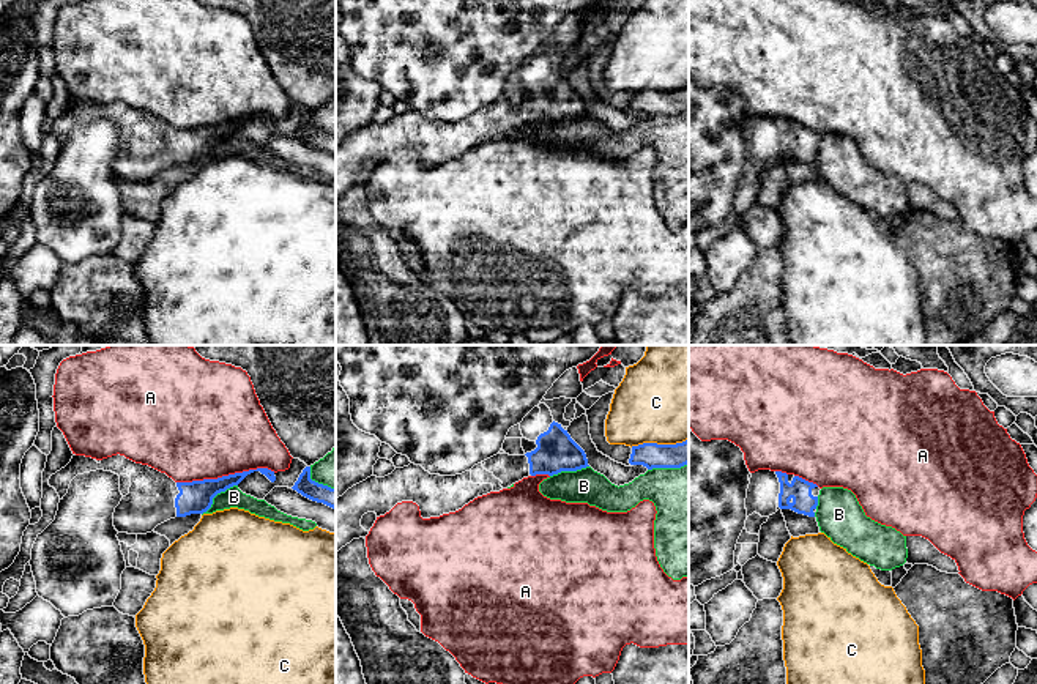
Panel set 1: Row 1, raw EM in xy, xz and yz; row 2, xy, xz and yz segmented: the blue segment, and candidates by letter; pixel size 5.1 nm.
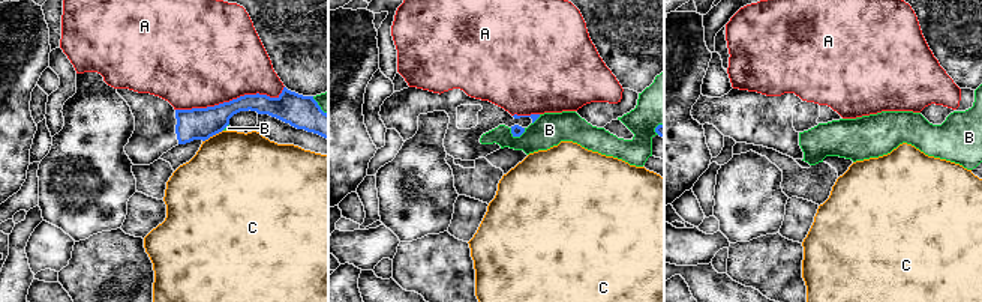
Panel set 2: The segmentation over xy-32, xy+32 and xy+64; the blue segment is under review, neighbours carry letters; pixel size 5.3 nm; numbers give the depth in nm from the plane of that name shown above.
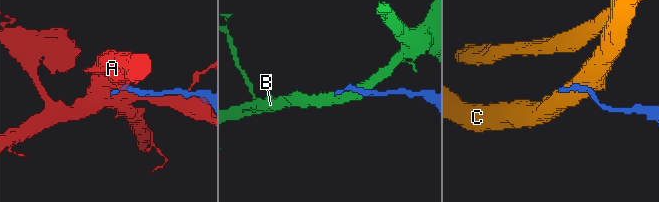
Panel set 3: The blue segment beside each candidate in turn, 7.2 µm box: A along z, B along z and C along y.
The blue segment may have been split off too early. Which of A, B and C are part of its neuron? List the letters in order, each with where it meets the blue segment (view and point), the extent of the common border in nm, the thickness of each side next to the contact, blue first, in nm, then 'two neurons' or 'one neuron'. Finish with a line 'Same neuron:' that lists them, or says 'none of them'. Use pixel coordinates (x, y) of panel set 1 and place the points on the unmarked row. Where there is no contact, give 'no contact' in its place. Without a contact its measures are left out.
A: meets blue in xy at (226, 123); contact 500 nm long; 170 nm thick on the blue side, 480 nm on the other; two neurons
B: meets blue in xy at (216, 141); contact 240 nm long; 170 nm thick on the blue side, 100 nm on the other; two neurons
C: meets blue in xz at (659, 92); contact 300 nm long; 130 nm thick on the blue side, 460 nm on the other; two neurons
Same neuron: none of them

